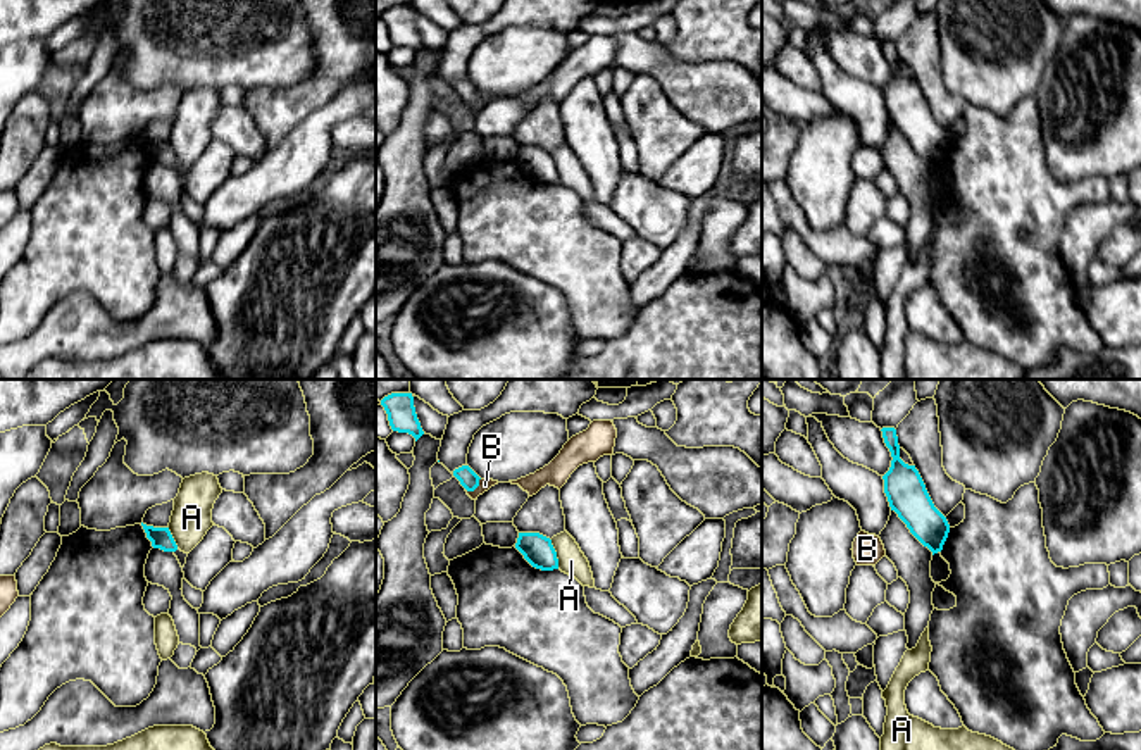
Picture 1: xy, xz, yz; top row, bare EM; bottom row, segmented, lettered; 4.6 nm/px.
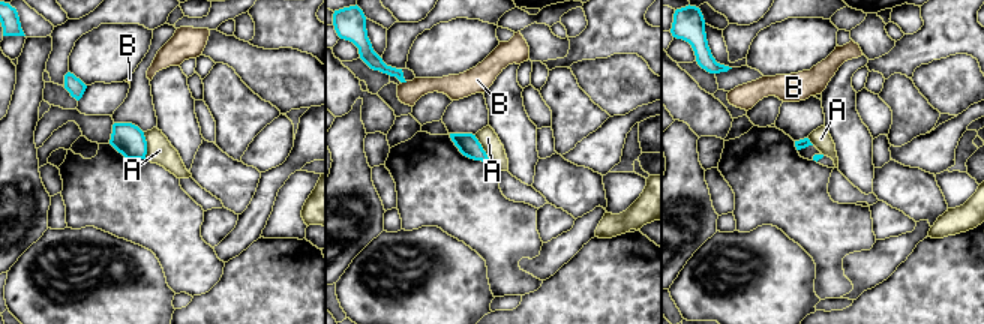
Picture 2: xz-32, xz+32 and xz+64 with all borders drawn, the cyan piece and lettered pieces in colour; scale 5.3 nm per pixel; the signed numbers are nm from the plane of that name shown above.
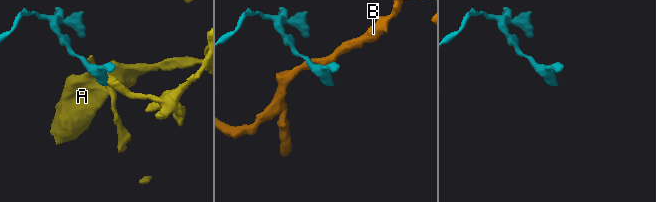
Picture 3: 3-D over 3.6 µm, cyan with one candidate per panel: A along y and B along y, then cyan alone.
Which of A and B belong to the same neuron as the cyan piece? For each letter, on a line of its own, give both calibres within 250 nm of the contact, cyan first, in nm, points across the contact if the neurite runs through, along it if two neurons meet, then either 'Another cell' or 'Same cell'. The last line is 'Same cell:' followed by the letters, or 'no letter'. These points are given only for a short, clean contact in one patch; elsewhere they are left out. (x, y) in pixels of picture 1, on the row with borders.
A: Thickness 140 nm (cyan) against 130 nm. Another cell
B: Thickness 90 nm (cyan) against 60 nm. Boundary: xz (480, 478), (473, 490), (466, 490). Another cell
Same cell: no letter

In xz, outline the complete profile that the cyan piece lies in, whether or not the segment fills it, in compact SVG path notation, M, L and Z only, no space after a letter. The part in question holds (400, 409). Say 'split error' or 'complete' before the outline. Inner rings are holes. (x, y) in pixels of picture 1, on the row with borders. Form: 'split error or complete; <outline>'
complete; M391 393L381 400L393 431L408 433L415 441L424 434L412 393Z

